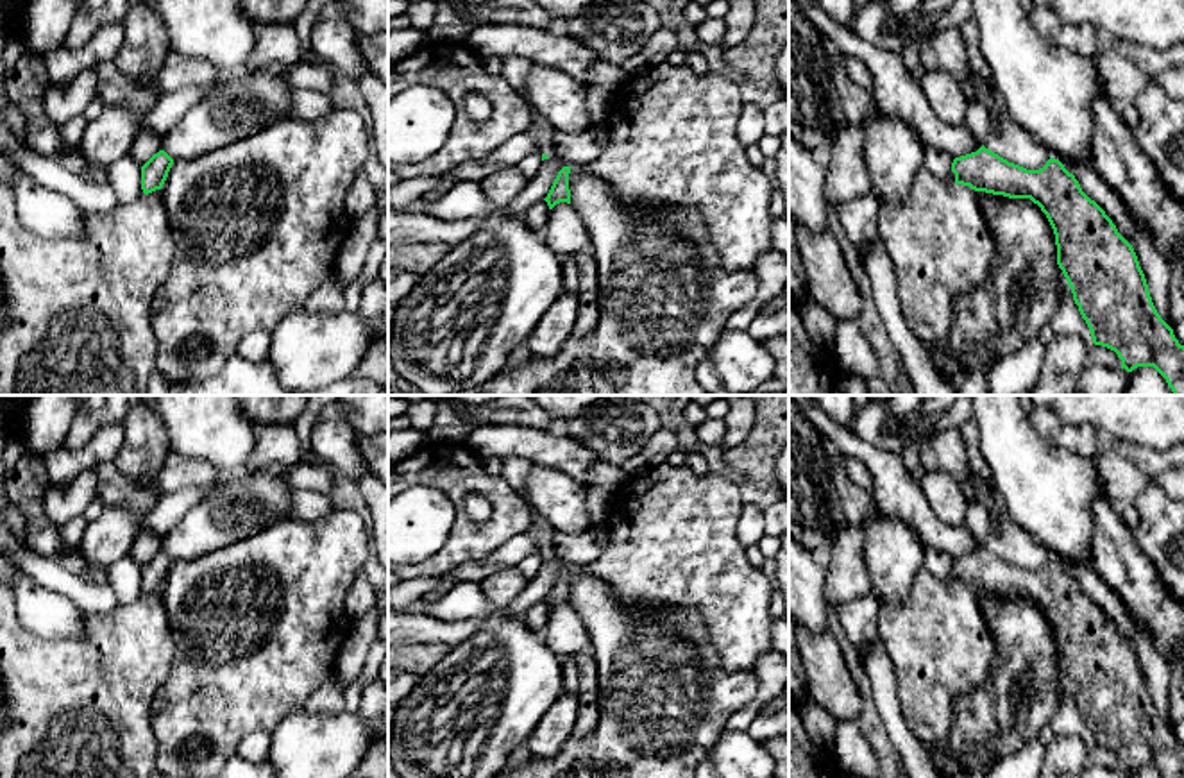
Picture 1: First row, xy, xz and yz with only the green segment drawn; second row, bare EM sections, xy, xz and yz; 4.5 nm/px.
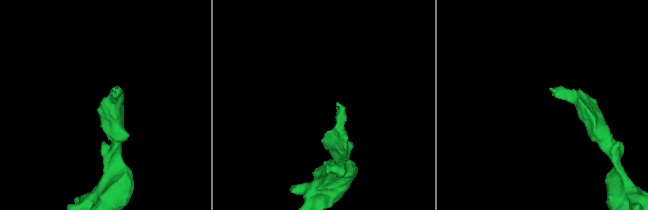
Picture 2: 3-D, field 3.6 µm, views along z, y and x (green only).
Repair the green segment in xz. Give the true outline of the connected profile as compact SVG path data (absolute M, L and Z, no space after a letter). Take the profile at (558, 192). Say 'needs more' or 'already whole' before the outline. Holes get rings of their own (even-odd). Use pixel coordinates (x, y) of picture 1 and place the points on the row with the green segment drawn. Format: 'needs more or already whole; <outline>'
already whole; M563 166L558 172L547 197L544 199L549 209L553 209L560 202L571 204L569 173L571 173L571 166Z

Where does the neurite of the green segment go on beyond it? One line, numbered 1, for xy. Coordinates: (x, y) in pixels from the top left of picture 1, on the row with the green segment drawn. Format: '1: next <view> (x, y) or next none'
1: next none

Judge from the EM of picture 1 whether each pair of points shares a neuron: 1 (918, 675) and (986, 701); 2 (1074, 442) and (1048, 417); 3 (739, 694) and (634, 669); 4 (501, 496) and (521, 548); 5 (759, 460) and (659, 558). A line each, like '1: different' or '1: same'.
1: different
2: same
3: same
4: different
5: different

